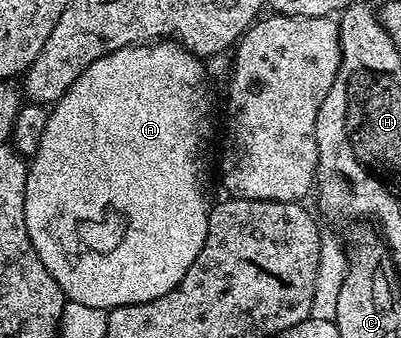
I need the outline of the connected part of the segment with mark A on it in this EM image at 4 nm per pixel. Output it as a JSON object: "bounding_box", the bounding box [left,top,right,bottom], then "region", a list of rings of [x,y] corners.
{"bounding_box":[26,41,212,312],"region":[[[157,41],[155,43],[136,43],[133,47],[123,47],[108,55],[98,57],[66,89],[58,102],[51,104],[46,129],[42,132],[42,141],[36,154],[28,163],[26,181],[26,233],[34,245],[34,253],[46,265],[46,273],[58,281],[65,300],[78,305],[90,305],[90,309],[102,309],[109,312],[113,307],[138,305],[154,301],[186,277],[186,269],[194,265],[194,257],[202,249],[208,232],[208,146],[212,143],[212,99],[208,96],[208,79],[204,76],[205,60],[193,55],[175,41]]]}

